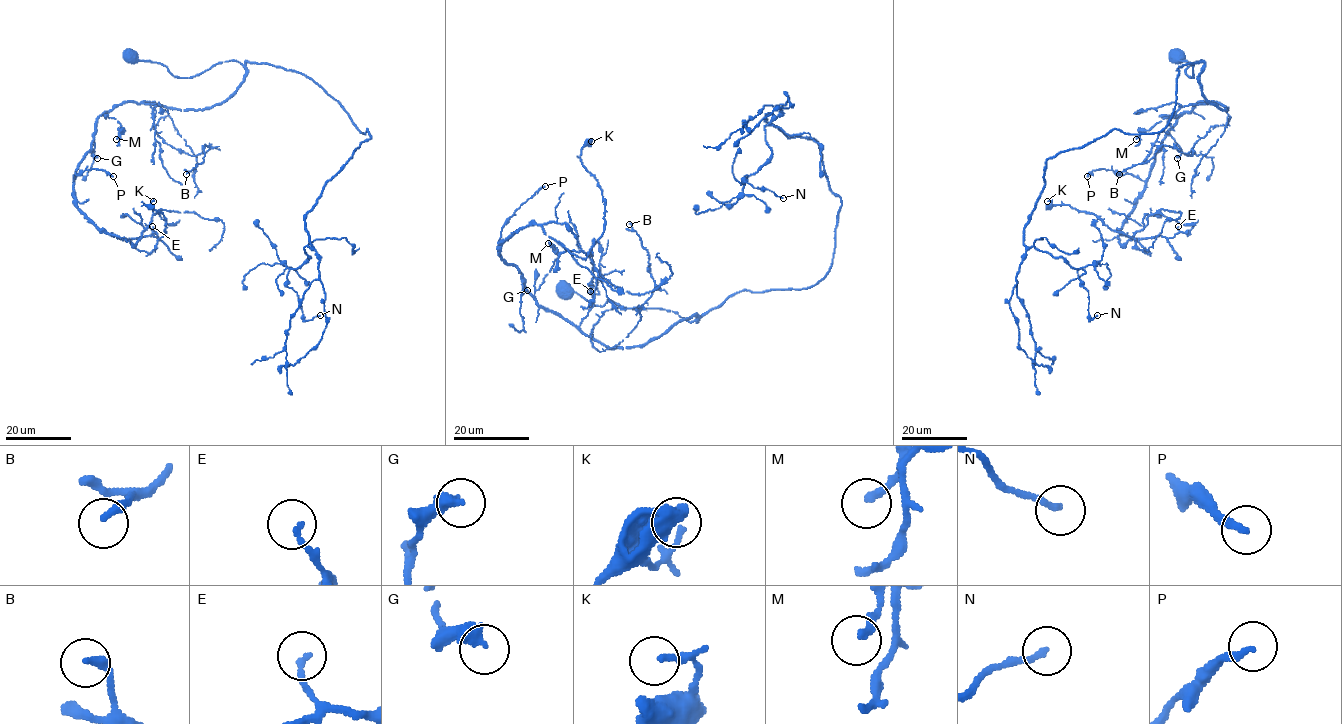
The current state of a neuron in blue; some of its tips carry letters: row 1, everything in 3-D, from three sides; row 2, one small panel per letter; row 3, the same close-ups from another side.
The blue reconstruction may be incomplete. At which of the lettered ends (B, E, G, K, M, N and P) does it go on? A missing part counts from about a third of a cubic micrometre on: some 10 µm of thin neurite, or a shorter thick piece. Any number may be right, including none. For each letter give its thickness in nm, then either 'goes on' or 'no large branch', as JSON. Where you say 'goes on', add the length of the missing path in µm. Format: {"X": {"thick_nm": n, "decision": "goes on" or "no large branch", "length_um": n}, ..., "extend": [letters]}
{"B": {"thick_nm": 220, "decision": "no large branch"}, "E": {"thick_nm": 160, "decision": "no large branch"}, "G": {"thick_nm": 400, "decision": "no large branch"}, "K": {"thick_nm": 110, "decision": "no large branch"}, "M": {"thick_nm": 200, "decision": "no large branch"}, "N": {"thick_nm": 190, "decision": "no large branch"}, "P": {"thick_nm": 220, "decision": "no large branch"}, "extend": []}

